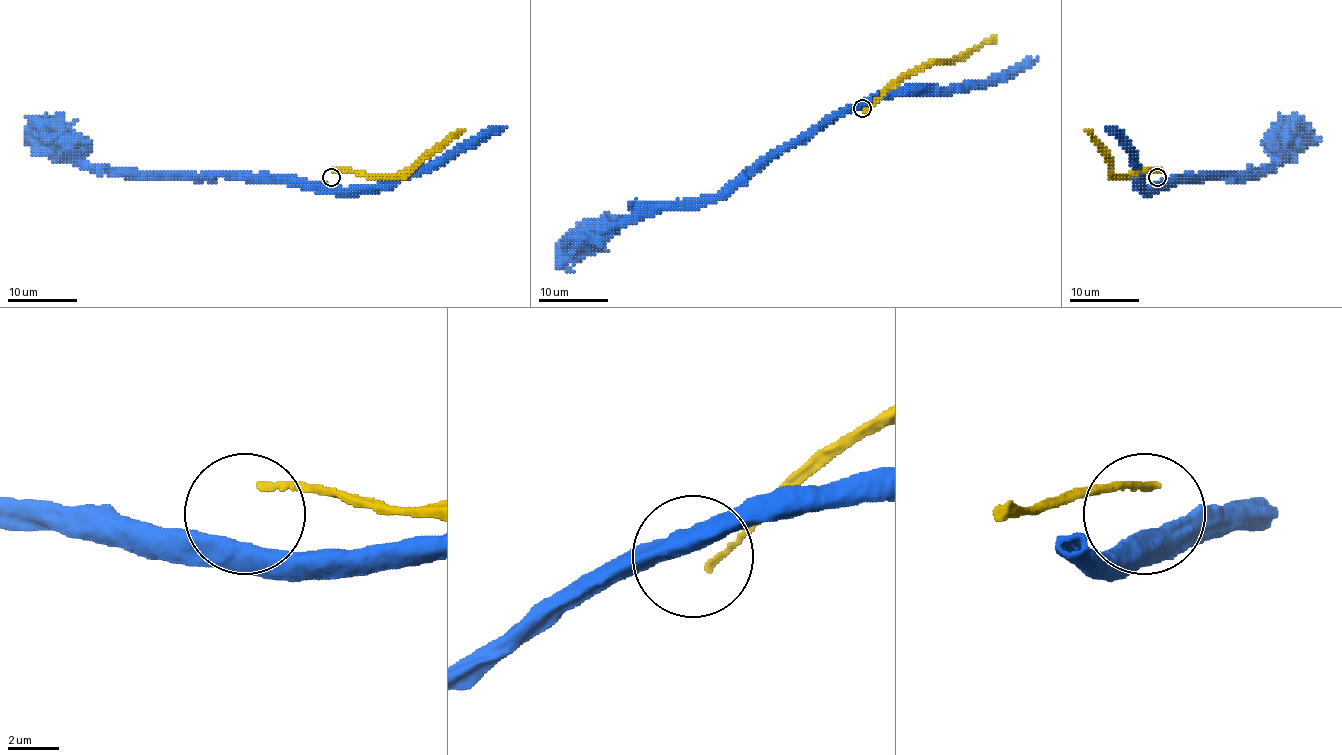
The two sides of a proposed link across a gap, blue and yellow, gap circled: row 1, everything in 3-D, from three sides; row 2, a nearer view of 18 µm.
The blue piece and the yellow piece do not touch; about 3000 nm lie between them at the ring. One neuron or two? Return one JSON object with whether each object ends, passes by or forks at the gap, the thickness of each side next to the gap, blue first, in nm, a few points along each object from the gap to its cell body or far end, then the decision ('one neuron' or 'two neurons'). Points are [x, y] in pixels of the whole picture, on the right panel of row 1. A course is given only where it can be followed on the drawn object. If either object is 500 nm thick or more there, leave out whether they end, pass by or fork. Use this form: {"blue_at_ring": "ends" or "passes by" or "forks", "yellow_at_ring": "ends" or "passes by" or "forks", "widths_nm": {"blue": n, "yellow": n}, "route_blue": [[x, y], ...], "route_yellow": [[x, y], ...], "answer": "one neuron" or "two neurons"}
{"widths_nm": {"blue": 750, "yellow": 280}, "route_blue": [[1153, 185], [1203, 176], [1257, 174], [1285, 152], [1297, 150], [1305, 141], [1319, 140]], "route_yellow": [[1158, 171], [1115, 176], [1086, 129]], "answer": "two neurons"}

